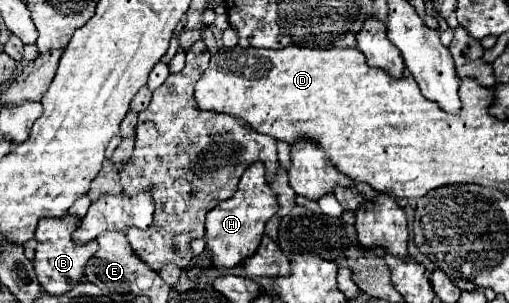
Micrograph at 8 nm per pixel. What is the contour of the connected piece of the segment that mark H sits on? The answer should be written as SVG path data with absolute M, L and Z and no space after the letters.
M262 163L250 165L246 169L246 173L242 175L234 197L228 201L222 201L206 217L204 239L206 239L206 249L210 251L214 267L230 269L230 267L236 267L238 263L242 263L246 257L252 257L252 253L256 253L256 249L262 241L266 221L272 215L276 215L276 211L278 211L278 201L270 189L270 185L266 183L264 165Z

